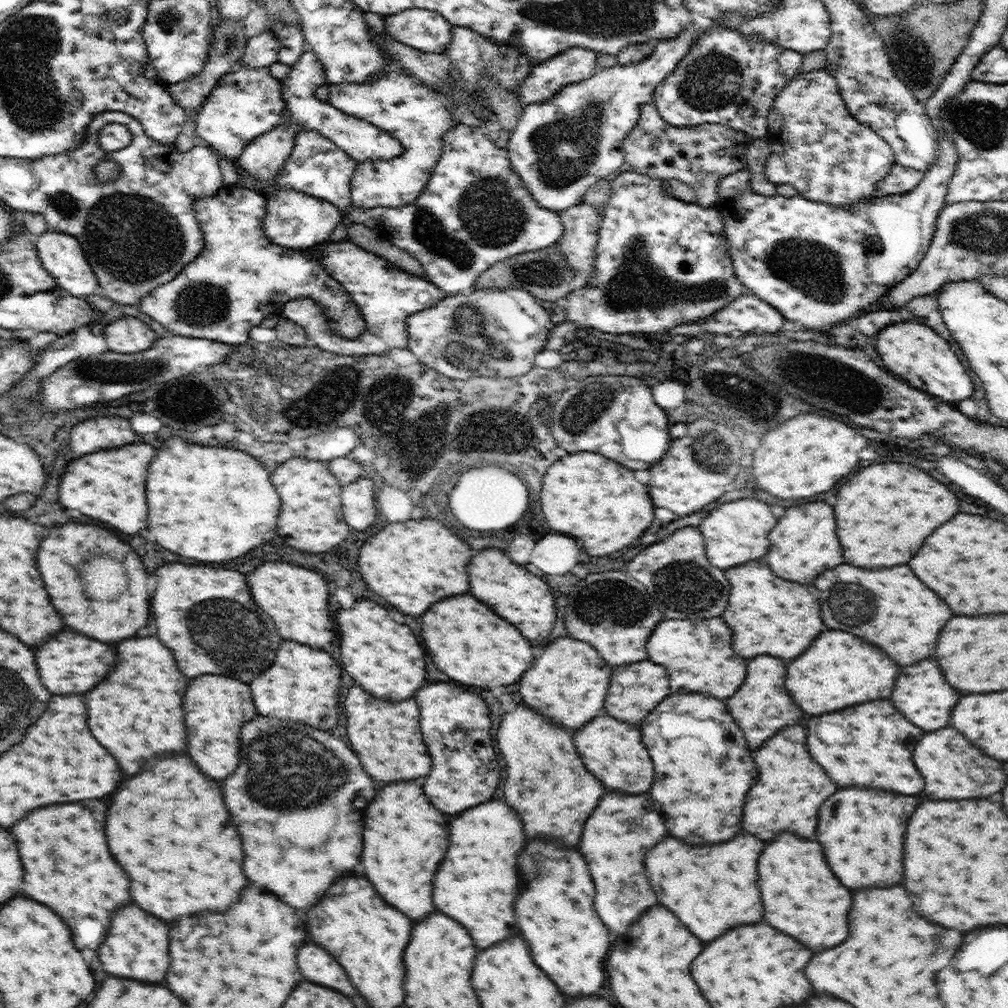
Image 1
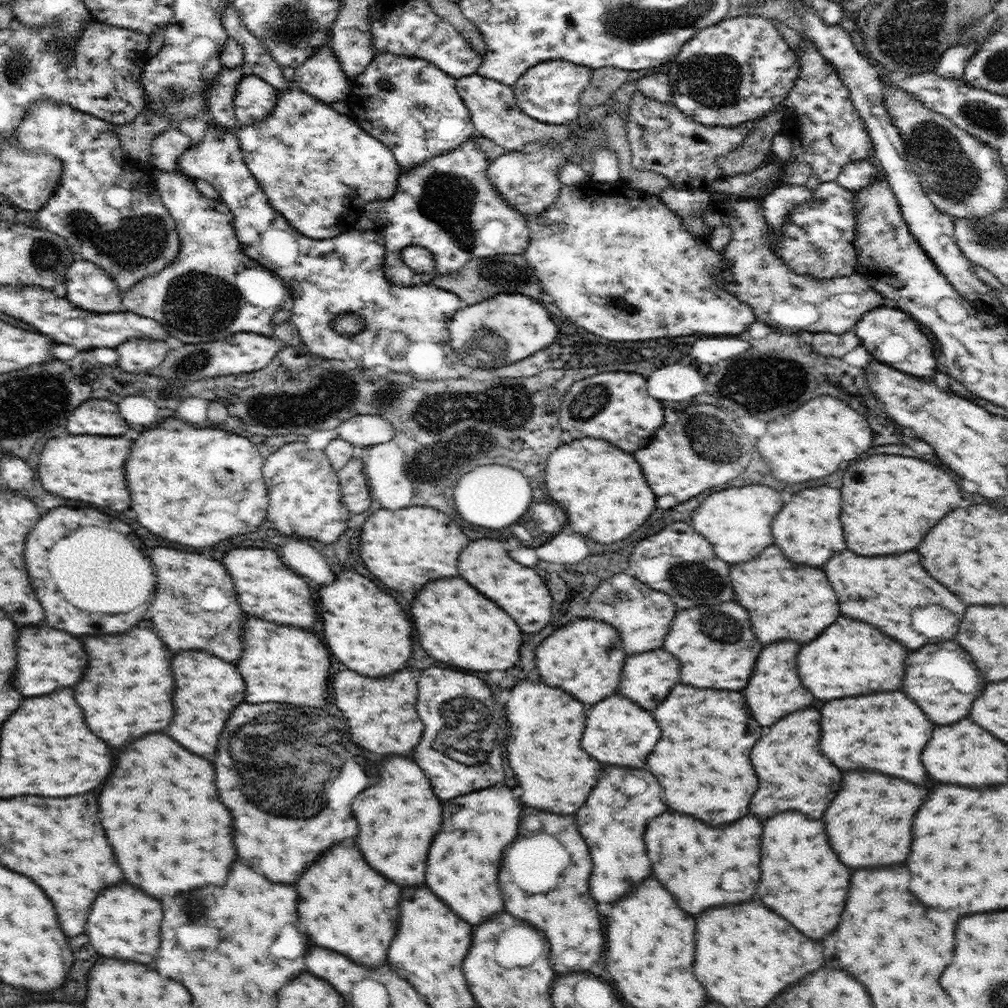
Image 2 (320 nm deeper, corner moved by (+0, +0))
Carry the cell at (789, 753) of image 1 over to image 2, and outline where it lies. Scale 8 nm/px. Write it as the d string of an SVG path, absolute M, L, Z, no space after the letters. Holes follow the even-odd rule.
M814 708L778 720L778 724L774 724L768 734L754 744L752 764L760 788L752 798L750 812L762 820L786 810L800 810L810 818L820 818L832 798L840 792L838 786L842 784L842 772L826 760L820 750L820 712Z

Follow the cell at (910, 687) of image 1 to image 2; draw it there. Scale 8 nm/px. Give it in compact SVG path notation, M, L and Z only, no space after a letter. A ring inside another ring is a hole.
M946 640L938 646L934 644L934 648L932 644L926 644L922 650L908 654L902 690L928 714L934 724L952 724L968 716L972 702L982 694L984 686L986 680L982 680L982 674L978 672L978 668L974 668L974 660L970 660L970 654L952 640Z

